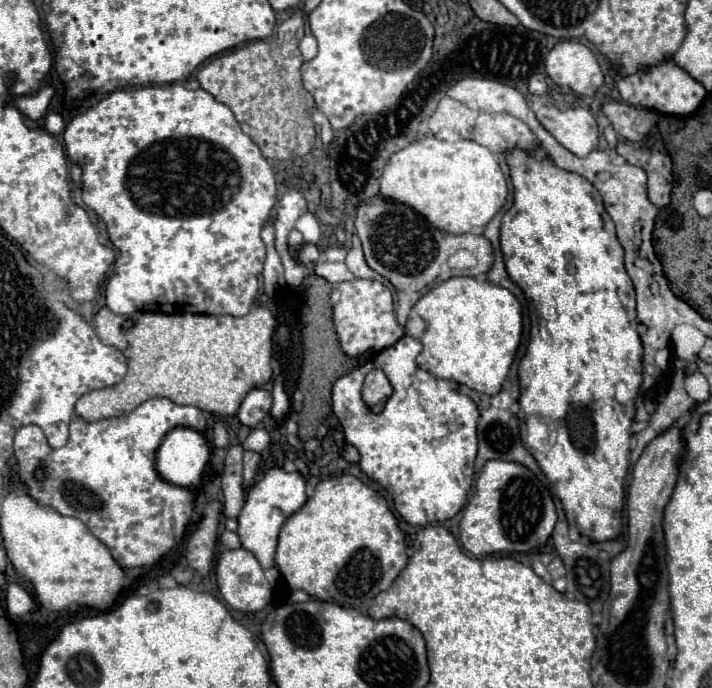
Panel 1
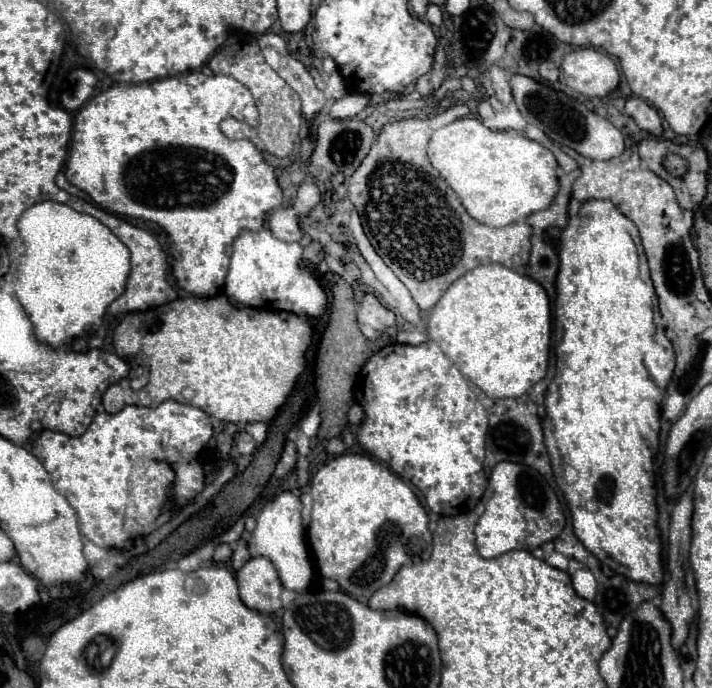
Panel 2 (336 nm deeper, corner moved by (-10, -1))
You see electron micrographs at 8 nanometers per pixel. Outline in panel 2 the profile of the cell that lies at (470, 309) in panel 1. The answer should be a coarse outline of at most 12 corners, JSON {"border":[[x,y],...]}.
{"border":[[502,264],[460,276],[426,334],[490,398],[546,376],[544,288]]}

